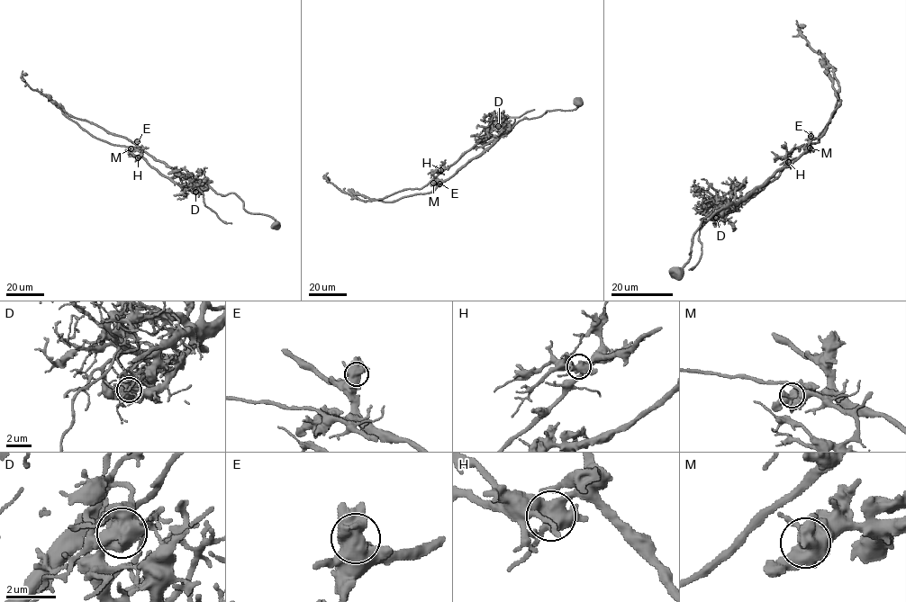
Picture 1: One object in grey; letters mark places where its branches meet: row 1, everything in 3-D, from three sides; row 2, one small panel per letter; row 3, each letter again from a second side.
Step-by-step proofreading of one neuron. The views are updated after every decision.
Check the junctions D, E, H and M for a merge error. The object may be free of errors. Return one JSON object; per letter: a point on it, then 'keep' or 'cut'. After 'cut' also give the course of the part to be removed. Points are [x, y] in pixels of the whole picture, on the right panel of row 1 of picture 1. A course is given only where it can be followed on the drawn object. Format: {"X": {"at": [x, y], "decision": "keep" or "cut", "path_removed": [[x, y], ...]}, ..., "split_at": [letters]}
{"D": {"at": [716, 218], "decision": "cut", "path_removed": [[716, 218], [779, 175], [788, 152], [817, 142], [835, 111], [838, 79], [804, 25]]}, "E": {"at": [810, 136], "decision": "keep"}, "H": {"at": [788, 162], "decision": "keep"}, "M": {"at": [810, 148], "decision": "keep"}, "split_at": ["D"]}

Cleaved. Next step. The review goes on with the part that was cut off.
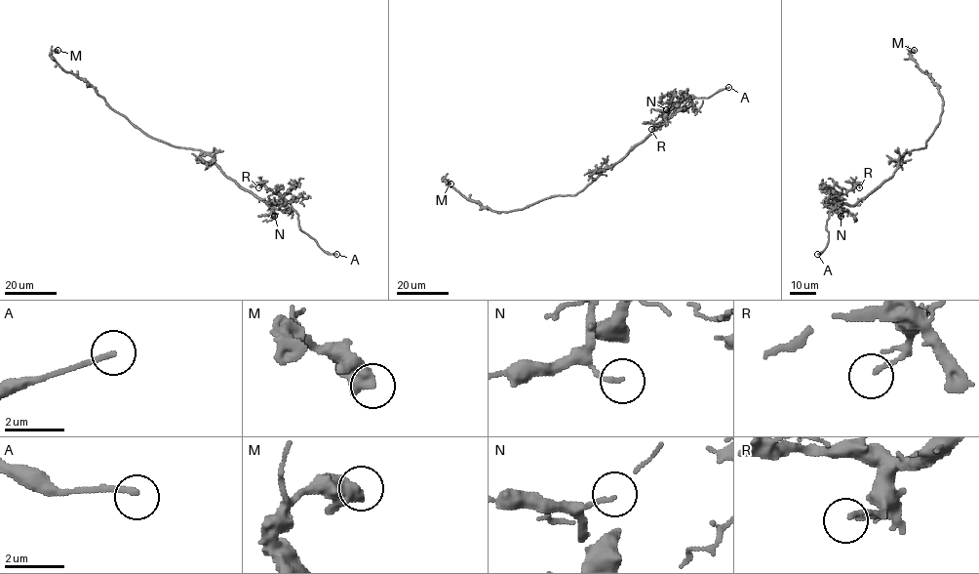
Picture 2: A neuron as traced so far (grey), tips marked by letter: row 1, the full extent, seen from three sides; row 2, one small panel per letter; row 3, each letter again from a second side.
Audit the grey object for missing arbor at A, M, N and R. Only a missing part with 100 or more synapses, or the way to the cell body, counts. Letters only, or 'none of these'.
A

